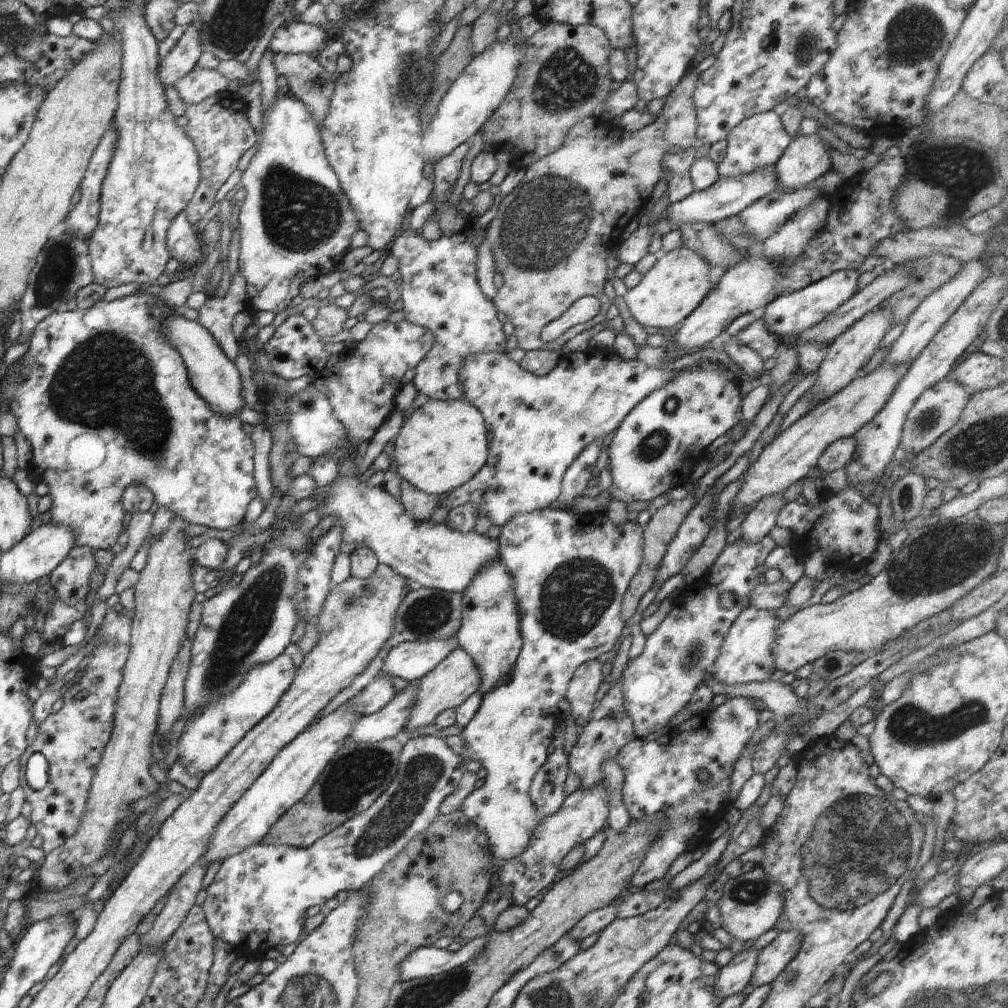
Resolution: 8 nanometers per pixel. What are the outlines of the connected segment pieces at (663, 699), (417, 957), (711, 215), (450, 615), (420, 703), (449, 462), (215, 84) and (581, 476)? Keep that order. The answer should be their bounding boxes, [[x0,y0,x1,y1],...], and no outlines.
[[620,535,776,738],[397,934,489,983],[668,165,779,228],[386,587,462,648],[400,648,481,738],[393,399,489,495],[174,67,229,106],[558,439,604,510]]

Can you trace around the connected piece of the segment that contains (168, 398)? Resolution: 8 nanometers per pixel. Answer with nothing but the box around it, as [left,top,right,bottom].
[9,288,257,551]

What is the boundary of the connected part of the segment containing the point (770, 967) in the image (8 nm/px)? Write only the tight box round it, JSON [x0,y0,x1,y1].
[750,930,803,987]

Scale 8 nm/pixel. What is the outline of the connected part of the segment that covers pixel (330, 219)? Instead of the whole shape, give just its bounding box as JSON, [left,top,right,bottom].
[238,94,361,315]

